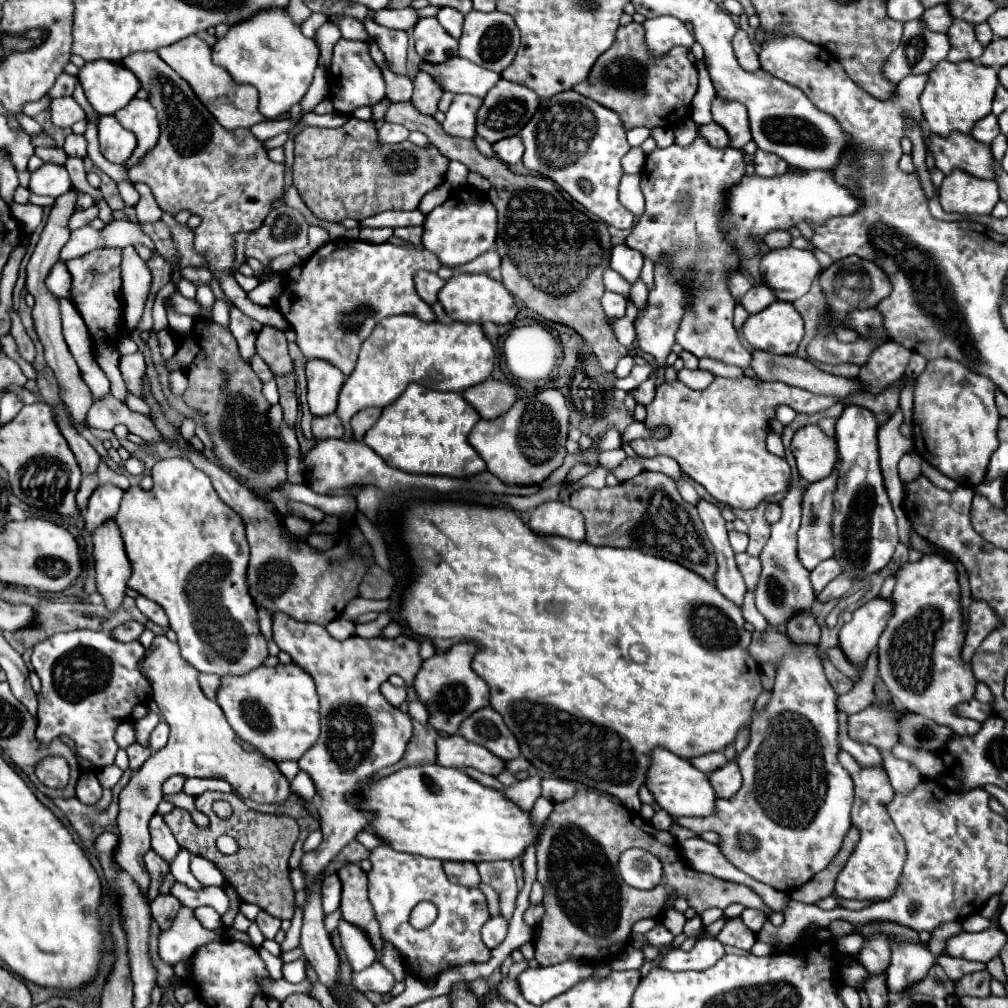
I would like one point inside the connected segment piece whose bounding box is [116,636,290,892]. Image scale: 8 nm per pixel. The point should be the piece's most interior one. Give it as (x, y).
(201, 743)

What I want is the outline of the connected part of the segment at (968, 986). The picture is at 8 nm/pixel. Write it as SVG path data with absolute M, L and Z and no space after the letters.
M988 970L964 974L960 980L956 980L954 996L956 996L958 1000L962 1000L964 996L988 998L988 996L992 994L992 992L990 992L990 982L992 982L992 976L990 976Z

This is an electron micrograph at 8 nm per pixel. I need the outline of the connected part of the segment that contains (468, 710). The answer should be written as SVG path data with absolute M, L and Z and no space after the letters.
M454 644L446 652L438 652L422 662L416 674L416 694L428 710L428 720L438 732L456 734L460 724L476 710L490 704L490 690L486 682L472 670L472 660L476 656L476 644Z

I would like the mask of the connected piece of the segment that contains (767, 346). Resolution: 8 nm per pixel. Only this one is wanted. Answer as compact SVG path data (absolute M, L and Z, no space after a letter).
M776 300L766 310L752 314L744 322L742 336L756 350L766 350L772 354L796 354L804 336L804 322L790 302Z

